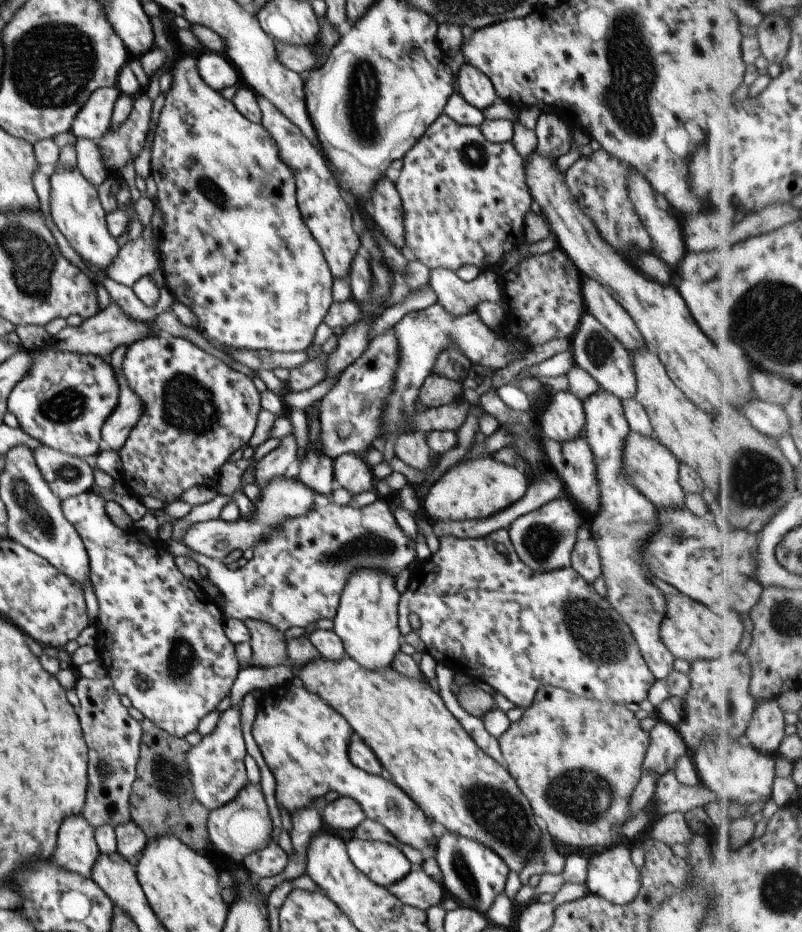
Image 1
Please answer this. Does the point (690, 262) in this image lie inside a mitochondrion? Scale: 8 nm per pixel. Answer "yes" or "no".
no

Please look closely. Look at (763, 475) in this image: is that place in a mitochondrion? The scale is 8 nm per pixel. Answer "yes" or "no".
yes

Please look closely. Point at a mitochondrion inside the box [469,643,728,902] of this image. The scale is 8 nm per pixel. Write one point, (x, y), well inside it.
(582, 796)

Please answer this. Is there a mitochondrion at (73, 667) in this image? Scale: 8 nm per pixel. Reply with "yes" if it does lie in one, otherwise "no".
no

